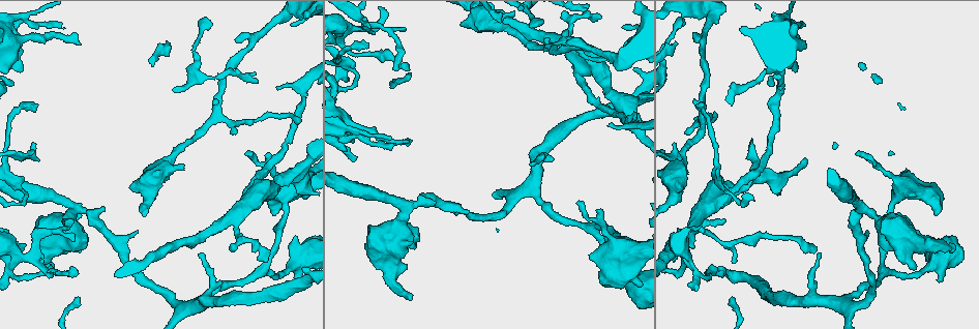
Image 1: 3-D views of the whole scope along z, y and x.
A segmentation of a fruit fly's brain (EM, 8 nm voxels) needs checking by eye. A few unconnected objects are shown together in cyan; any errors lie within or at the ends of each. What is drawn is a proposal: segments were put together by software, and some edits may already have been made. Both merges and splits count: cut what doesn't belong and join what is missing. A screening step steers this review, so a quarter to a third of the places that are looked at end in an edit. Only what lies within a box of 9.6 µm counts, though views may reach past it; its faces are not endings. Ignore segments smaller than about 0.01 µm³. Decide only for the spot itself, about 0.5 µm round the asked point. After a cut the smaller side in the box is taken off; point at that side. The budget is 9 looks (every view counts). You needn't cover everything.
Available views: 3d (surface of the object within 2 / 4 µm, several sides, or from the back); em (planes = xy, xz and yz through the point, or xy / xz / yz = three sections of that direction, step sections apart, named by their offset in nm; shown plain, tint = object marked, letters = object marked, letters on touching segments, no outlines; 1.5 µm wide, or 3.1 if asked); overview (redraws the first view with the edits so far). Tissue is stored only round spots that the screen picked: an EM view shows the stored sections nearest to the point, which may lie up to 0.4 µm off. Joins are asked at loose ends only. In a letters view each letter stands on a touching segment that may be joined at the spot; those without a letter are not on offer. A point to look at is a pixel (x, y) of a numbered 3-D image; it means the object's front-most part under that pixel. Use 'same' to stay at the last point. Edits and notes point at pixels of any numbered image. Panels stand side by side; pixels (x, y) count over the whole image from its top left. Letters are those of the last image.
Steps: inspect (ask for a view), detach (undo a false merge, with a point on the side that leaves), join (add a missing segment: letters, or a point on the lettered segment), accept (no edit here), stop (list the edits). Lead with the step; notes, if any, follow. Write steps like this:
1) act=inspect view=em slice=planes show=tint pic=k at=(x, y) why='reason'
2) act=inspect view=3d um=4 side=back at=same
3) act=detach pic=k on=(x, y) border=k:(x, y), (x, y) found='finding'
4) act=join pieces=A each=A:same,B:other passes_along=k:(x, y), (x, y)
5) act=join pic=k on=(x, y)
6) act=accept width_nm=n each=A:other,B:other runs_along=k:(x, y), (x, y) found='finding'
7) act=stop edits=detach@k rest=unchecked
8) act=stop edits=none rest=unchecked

act=inspect view=em slice=planes show=plain pic=1 at=(793, 22)

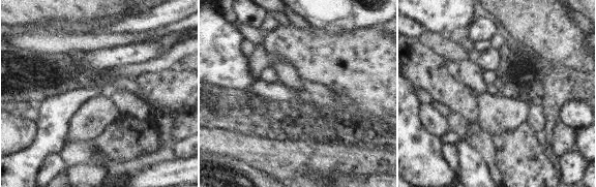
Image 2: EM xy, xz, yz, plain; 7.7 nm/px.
act=inspect view=em slice=planes show=tint at=same

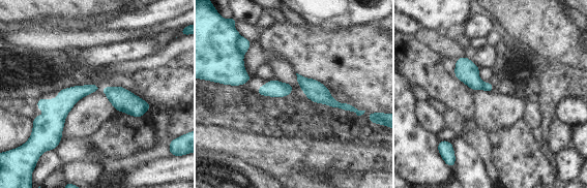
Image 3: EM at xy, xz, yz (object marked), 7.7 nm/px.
act=inspect view=em slice=planes show=letters at=same

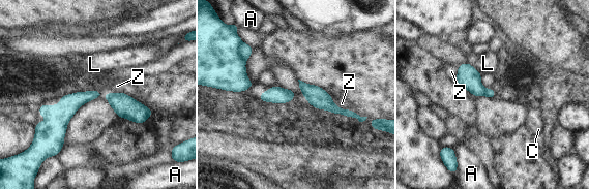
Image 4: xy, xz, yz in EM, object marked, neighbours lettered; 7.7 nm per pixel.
act=detach pic=4 on=(244, 51) each=A:other,C:other,L:other,Z:other part_leaving=4:(301, 84), (328, 105), (352, 114) found='two neurons meet here'

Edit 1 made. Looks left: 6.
act=inspect view=overview

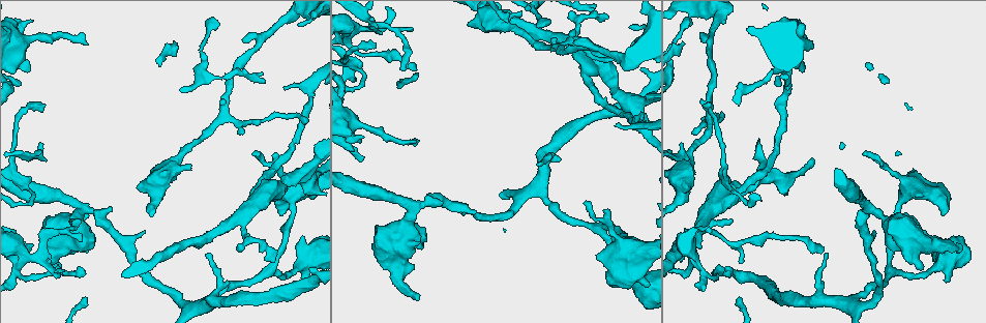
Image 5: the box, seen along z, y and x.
act=inspect view=3d um=4 side=back pic=5 at=(607, 211) why='tapers out'

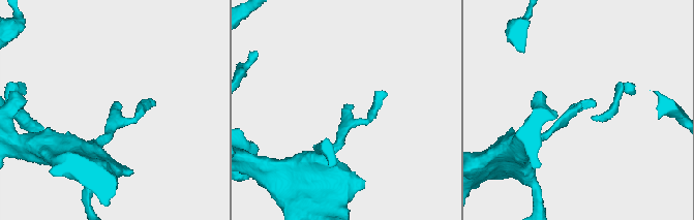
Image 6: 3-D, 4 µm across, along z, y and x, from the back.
act=inspect view=em slice=xz step=4 show=tint pic=6 at=(580, 102) why='shape alone is not enough'

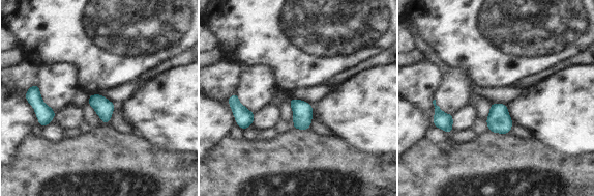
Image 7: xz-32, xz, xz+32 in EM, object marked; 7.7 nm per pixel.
act=inspect view=em slice=planes show=letters at=same

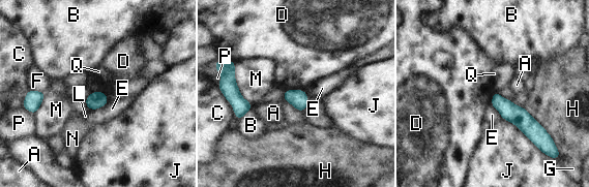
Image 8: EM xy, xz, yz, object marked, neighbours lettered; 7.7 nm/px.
act=accept each=A:other,B:other,C:other,D:other,E:other,F:other,G:other,H:other,J:other,L:other,M:other,N:other,P:other,Q:other border=8:(285, 89), (303, 90) found='none of them fits'

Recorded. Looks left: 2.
act=inspect view=em slice=planes show=letters pic=5 at=(642, 70) why='long arm stops here'

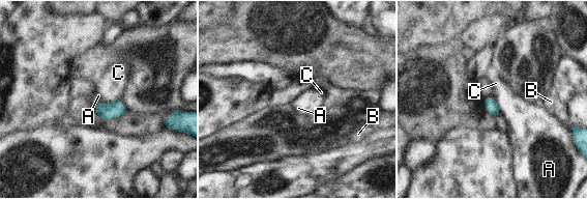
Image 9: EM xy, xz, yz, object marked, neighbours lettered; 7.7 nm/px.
act=accept each=A:other,B:other,C:other border=9:(118, 98), (94, 107) found='no lettered segment goes on from it'

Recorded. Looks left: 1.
act=stop edits=detach@4 rest=unchecked

